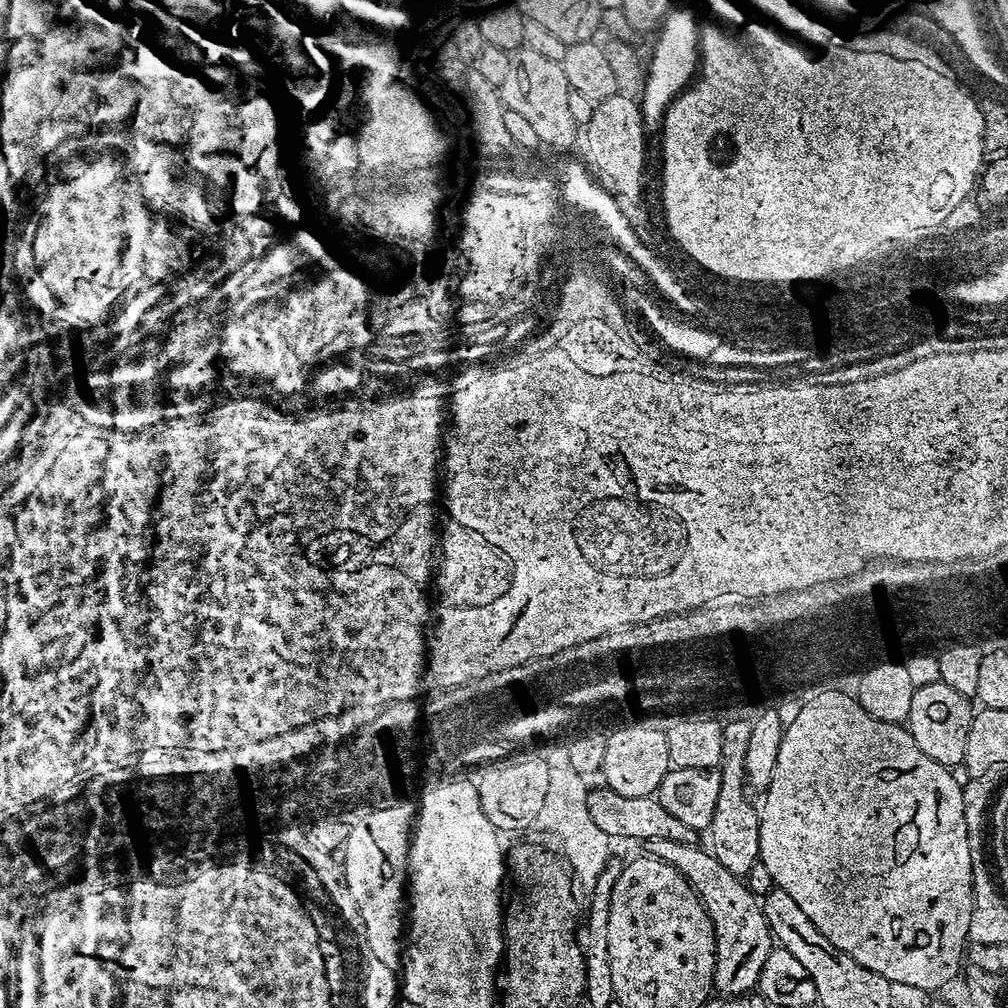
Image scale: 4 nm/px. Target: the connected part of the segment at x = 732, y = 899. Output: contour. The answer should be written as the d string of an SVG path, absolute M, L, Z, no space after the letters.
M670 838L650 840L646 844L647 855L656 856L662 862L674 866L674 870L678 870L678 874L682 874L682 878L690 882L690 886L698 894L698 898L708 912L710 922L714 926L714 942L716 943L716 961L712 975L713 989L721 997L742 996L751 993L759 985L762 965L774 946L774 937L764 917L761 901L748 889L747 883L741 877L730 874L730 870L726 870L726 866L722 866L722 862L718 862L718 858L714 858L711 851L701 848L696 844L676 842Z

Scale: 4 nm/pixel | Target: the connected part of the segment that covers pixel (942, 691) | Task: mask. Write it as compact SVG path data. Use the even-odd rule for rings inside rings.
M931 684L916 690L910 702L910 714L906 721L908 733L914 738L918 750L943 768L949 769L954 763L964 762L966 754L966 734L970 734L970 722L974 715L969 697L958 694L958 690L950 690L945 684Z

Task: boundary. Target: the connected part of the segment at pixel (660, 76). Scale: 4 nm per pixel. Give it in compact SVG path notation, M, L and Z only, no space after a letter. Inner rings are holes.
M673 7L664 17L664 23L658 29L660 37L656 40L656 49L652 52L652 64L647 65L646 79L642 89L642 111L645 129L659 129L672 101L689 87L690 81L698 72L698 49L702 35L702 24L688 8Z

